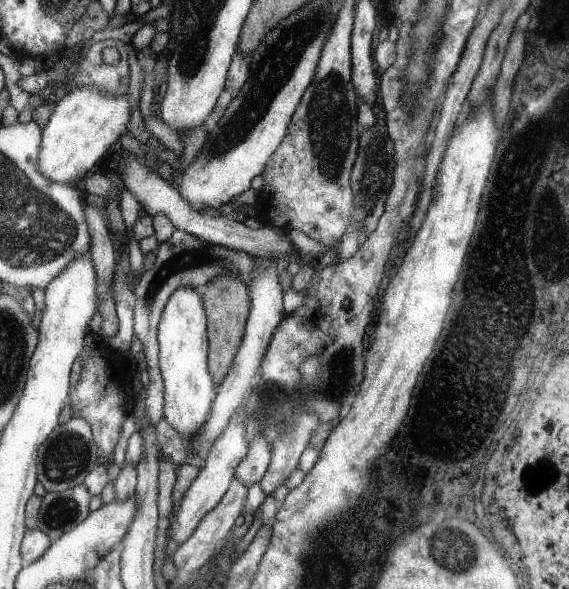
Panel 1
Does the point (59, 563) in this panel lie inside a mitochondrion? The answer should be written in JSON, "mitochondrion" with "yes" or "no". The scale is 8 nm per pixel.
{"mitochondrion":"no"}

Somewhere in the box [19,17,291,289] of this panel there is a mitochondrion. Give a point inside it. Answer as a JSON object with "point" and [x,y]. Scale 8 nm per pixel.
{"point":[189,62]}

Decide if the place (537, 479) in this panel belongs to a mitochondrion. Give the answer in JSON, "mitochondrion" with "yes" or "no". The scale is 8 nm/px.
{"mitochondrion":"no"}

